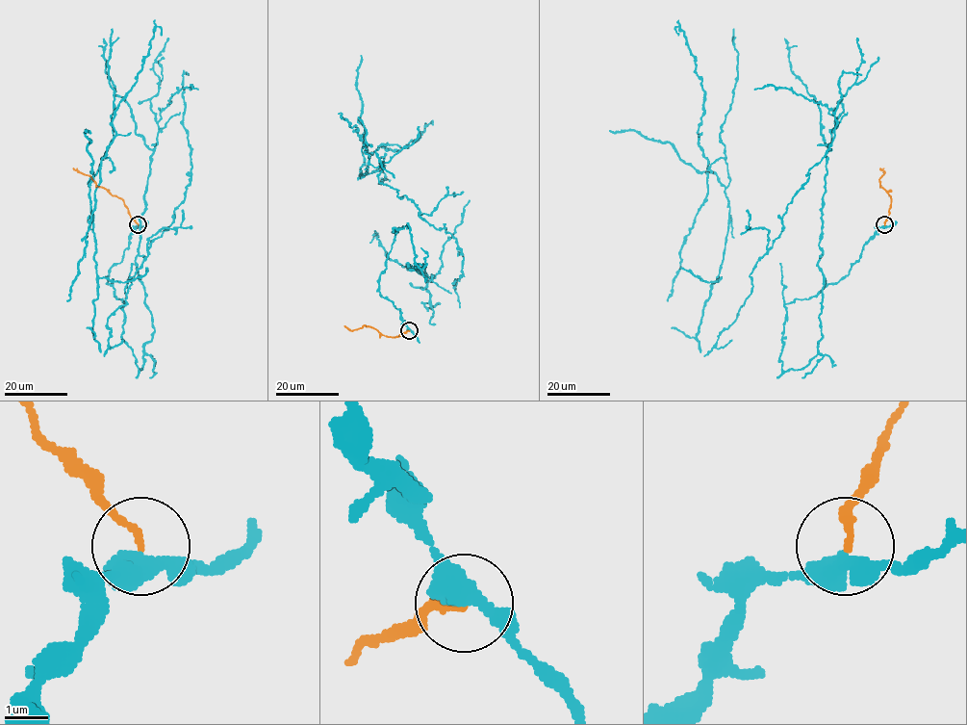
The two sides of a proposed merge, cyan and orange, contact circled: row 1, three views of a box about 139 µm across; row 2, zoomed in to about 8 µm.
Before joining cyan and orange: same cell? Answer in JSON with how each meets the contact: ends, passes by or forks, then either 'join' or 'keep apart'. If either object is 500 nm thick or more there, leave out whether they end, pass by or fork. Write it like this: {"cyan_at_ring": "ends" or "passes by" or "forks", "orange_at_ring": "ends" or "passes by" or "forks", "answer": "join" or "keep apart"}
{"cyan_at_ring": "passes by", "orange_at_ring": "ends", "answer": "keep apart"}

